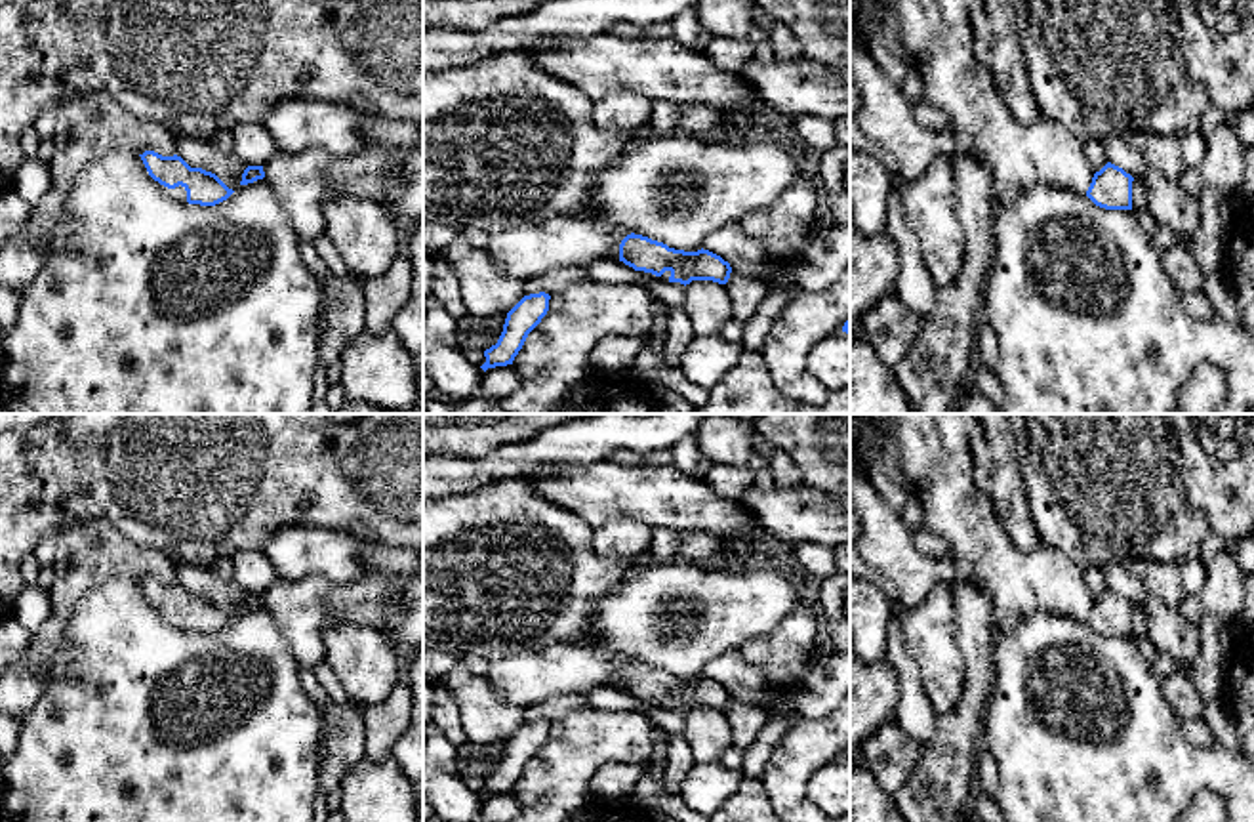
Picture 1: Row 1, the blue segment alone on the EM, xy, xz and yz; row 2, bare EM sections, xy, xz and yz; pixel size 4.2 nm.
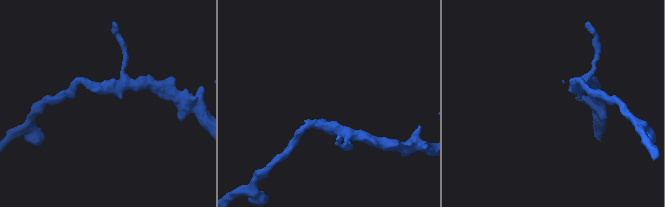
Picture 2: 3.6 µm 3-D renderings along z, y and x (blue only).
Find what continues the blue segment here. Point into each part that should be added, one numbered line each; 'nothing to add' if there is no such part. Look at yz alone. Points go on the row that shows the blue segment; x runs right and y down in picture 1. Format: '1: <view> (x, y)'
nothing to add

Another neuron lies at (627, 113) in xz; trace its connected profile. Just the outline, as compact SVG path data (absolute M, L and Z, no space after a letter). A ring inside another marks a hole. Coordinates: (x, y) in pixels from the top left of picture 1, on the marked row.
M616 92L595 103L593 124L602 130L614 130L621 135L633 135L648 130L652 118L652 101L637 92Z

